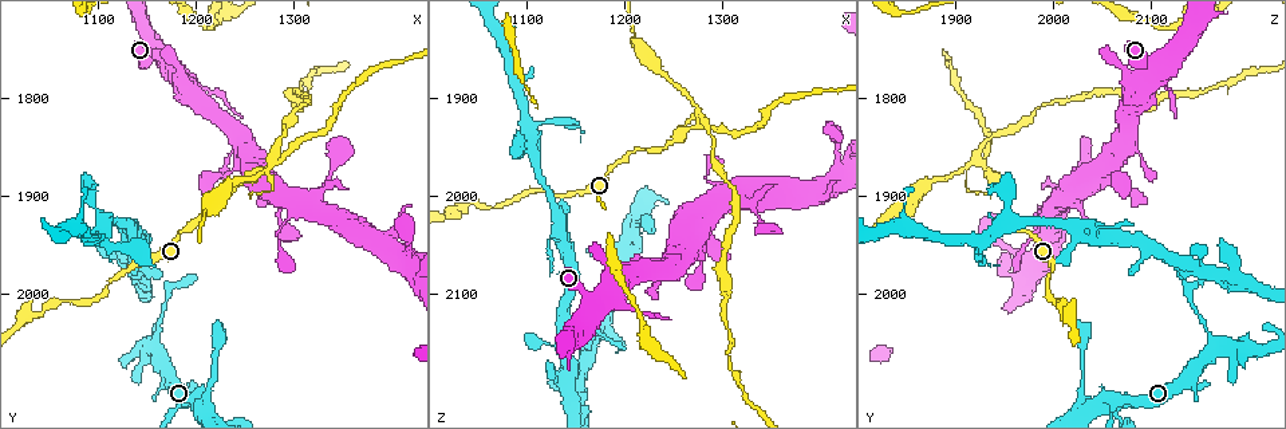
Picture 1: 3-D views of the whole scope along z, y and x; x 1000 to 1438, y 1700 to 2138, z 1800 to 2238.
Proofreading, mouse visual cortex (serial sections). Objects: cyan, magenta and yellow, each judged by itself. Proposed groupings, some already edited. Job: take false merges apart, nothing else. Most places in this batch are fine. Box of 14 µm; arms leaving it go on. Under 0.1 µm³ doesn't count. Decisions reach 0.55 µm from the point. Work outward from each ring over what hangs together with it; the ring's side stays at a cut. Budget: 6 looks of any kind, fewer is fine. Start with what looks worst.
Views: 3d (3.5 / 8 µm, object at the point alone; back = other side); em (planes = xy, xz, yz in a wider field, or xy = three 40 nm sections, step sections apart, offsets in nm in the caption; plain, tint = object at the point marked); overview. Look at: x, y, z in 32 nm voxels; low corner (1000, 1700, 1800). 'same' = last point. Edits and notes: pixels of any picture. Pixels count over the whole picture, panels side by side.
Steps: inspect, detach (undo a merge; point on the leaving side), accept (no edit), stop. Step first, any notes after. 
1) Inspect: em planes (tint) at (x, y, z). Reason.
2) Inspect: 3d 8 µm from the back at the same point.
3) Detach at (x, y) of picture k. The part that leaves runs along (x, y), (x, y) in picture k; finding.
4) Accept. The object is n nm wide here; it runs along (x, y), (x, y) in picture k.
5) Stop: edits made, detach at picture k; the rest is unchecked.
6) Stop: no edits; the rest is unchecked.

Inspect: 3d 8 µm from the back at (1280, 1870, 1930). Narrows sharply.

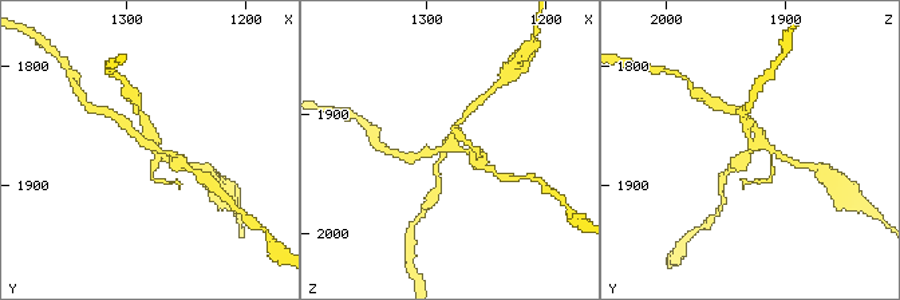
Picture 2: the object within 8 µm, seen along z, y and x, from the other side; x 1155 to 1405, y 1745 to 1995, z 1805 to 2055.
Inspect: 3d 3.5 µm at (1278, 1868, 1926). Zoom in.

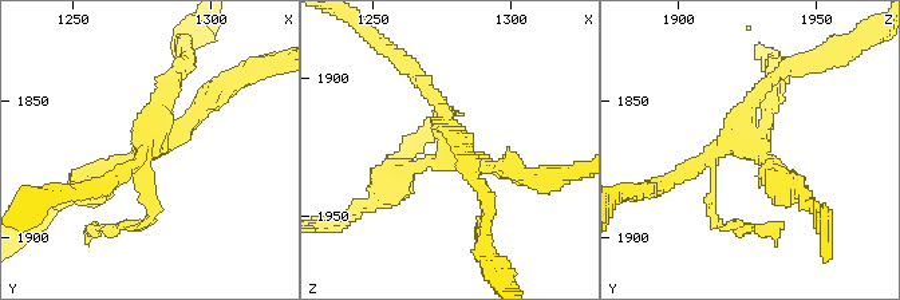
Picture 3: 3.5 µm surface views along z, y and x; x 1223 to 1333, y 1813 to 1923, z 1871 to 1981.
Inspect: em planes (tint) at (1279, 1867, 1926).

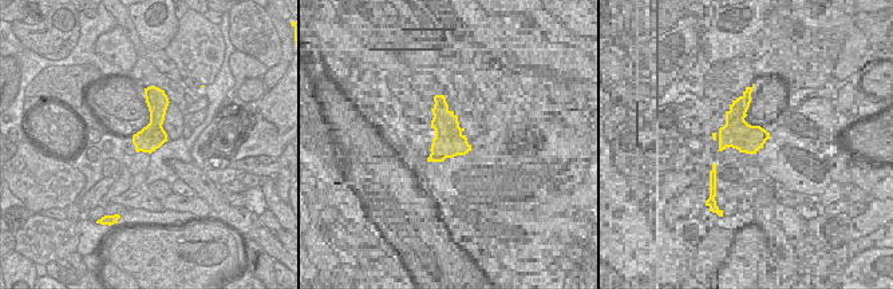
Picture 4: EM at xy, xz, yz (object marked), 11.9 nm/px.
Detach at (150, 184) of picture 3. The part that leaves runs along (158, 143), (174, 74), (188, 60) in picture 3; two cells meet here.

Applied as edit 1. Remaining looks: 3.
Inspect: 3d 3.5 µm from the back at (1165, 2060, 2160). A fork.

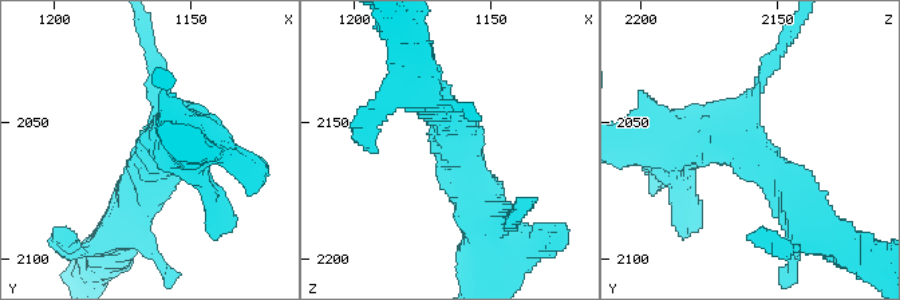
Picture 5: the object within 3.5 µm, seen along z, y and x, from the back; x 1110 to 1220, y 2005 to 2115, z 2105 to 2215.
Inspect: em xy step 3 (tint) at (1162, 2059, 2162). 3 arms meet here; the arms are 150, 450, 600 nm wide; need the tissue.

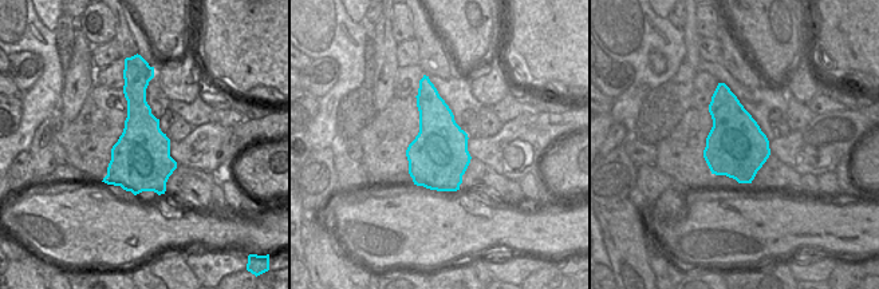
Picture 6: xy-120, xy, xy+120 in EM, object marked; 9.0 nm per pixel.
Accept. It runs along (800, 205), (745, 143), (772, 60) in picture 5; all the same cell.

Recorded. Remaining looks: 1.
Stop: edits made, detach at picture 3; the rest is unchecked.

